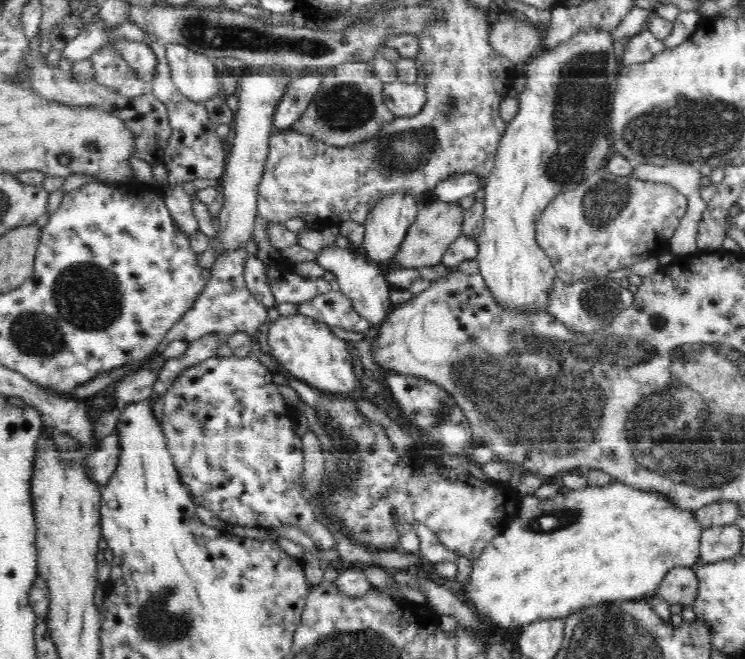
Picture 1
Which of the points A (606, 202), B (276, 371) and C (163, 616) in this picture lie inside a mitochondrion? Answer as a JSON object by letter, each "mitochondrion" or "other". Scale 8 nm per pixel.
{"A":"mitochondrion","B":"other","C":"mitochondrion"}

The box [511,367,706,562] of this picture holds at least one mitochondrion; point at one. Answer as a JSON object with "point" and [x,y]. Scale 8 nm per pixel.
{"point":[550,522]}

